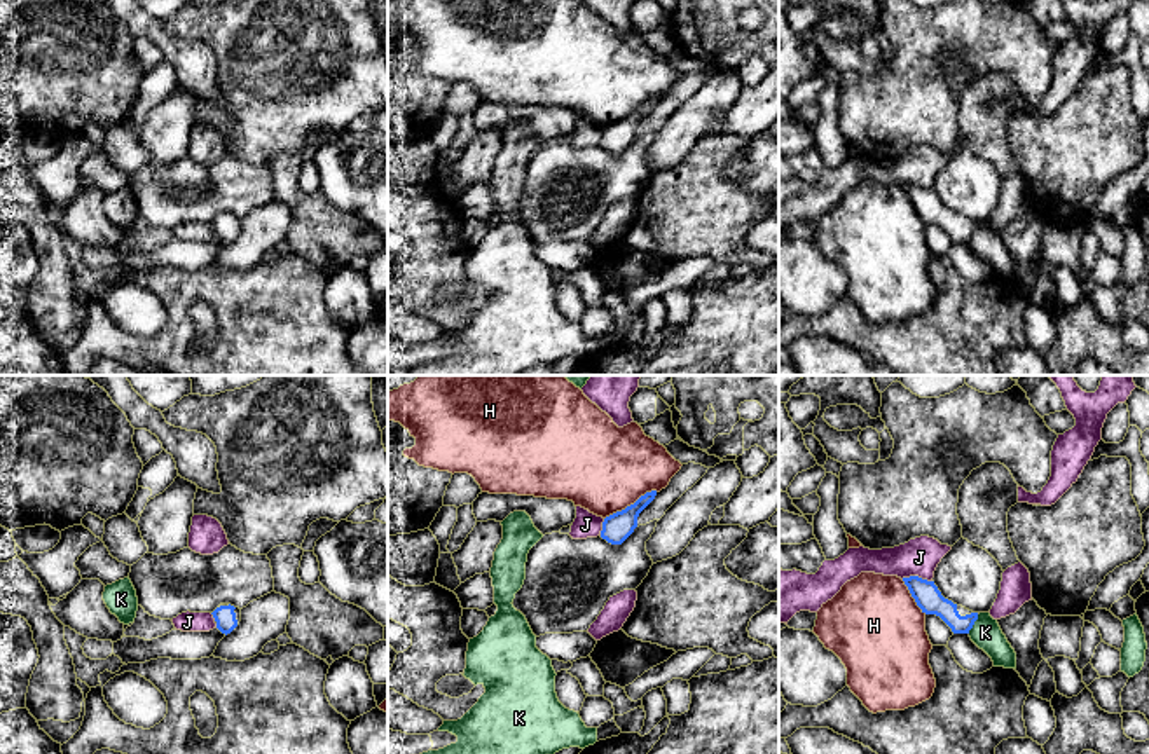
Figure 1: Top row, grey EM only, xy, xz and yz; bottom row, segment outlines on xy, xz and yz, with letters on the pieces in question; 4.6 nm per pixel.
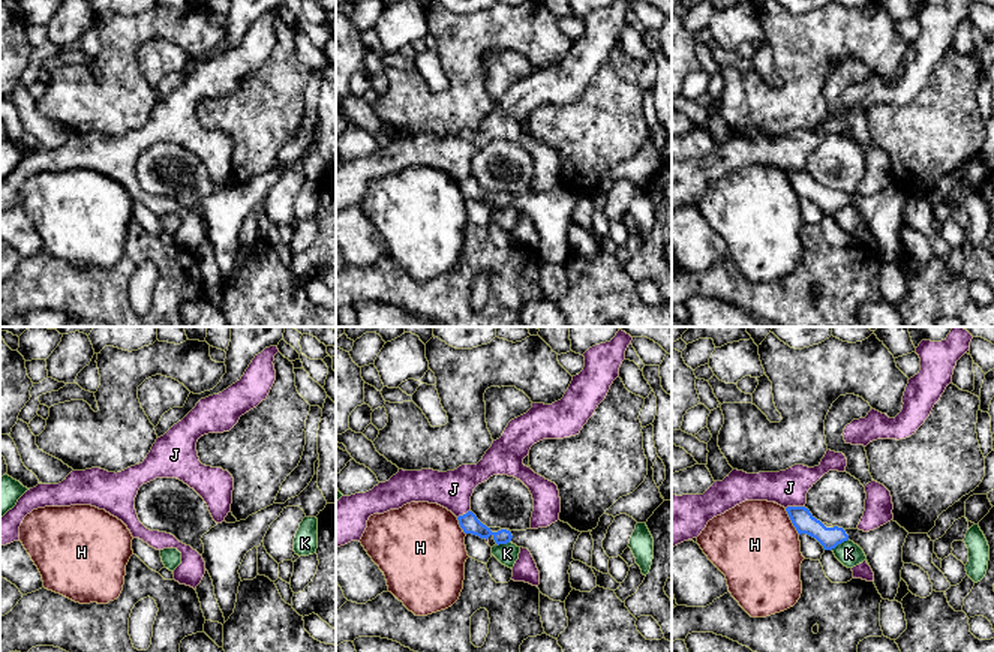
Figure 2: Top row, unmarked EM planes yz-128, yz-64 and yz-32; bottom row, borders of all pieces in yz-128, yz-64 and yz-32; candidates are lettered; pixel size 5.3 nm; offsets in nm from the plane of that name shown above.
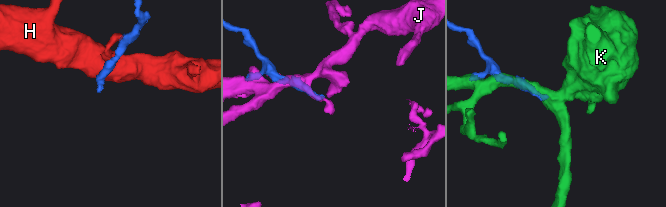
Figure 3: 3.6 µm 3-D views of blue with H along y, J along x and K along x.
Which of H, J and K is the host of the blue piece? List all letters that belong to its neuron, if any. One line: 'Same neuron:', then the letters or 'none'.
Same neuron: none

